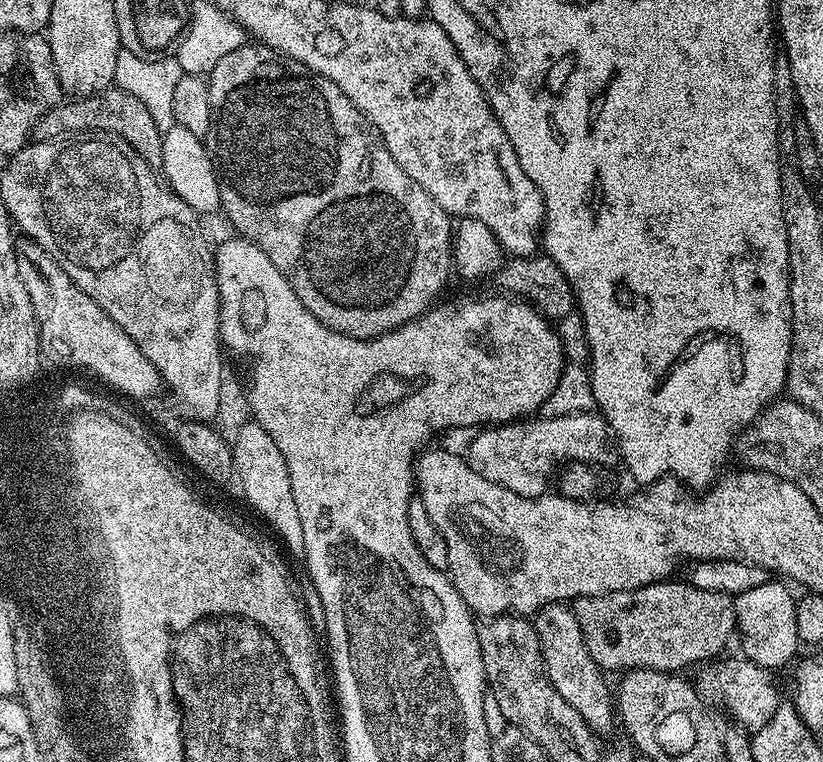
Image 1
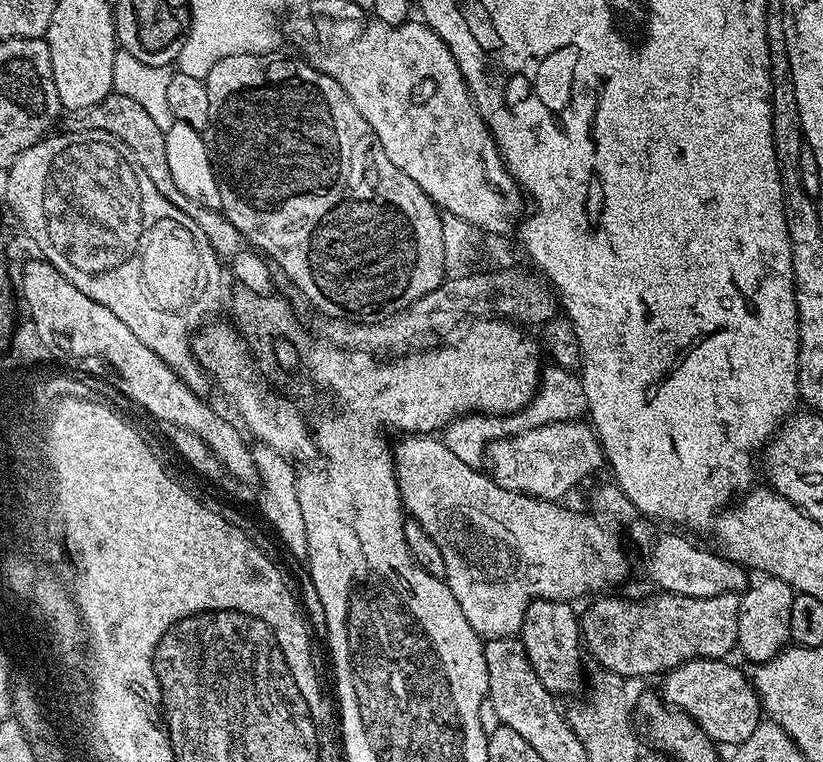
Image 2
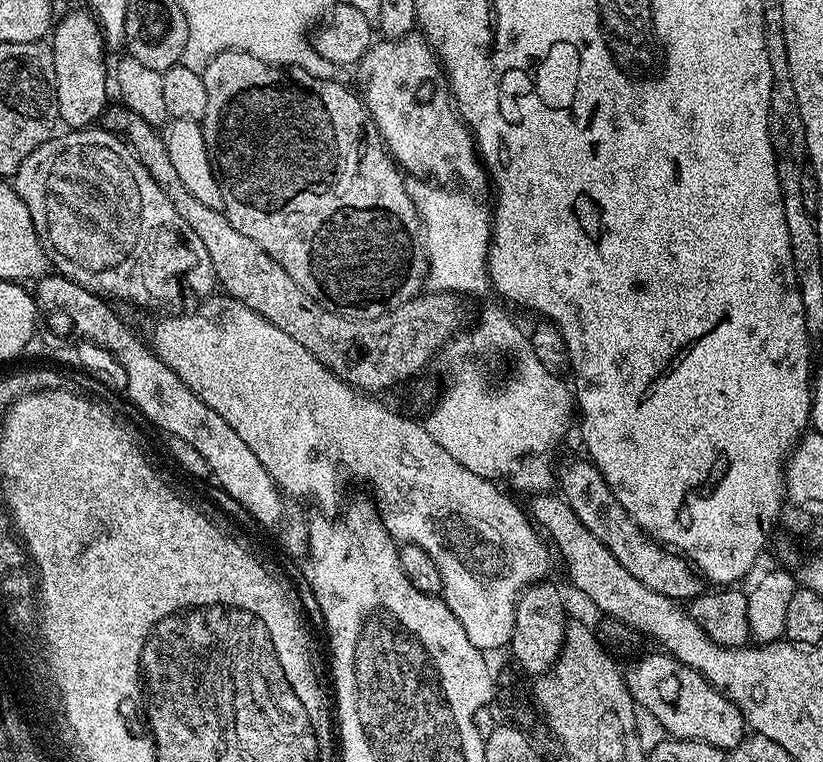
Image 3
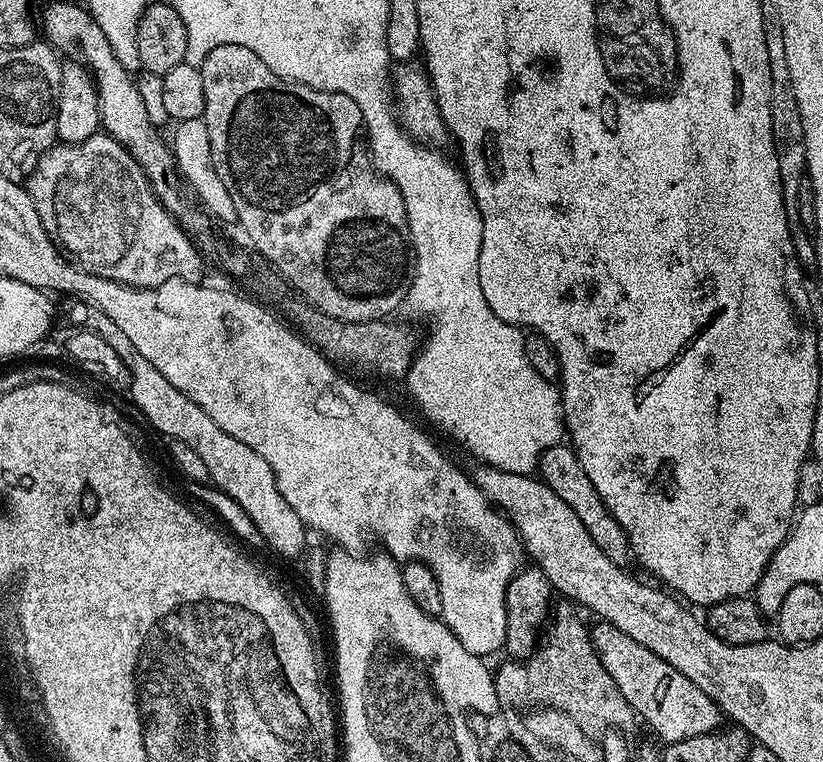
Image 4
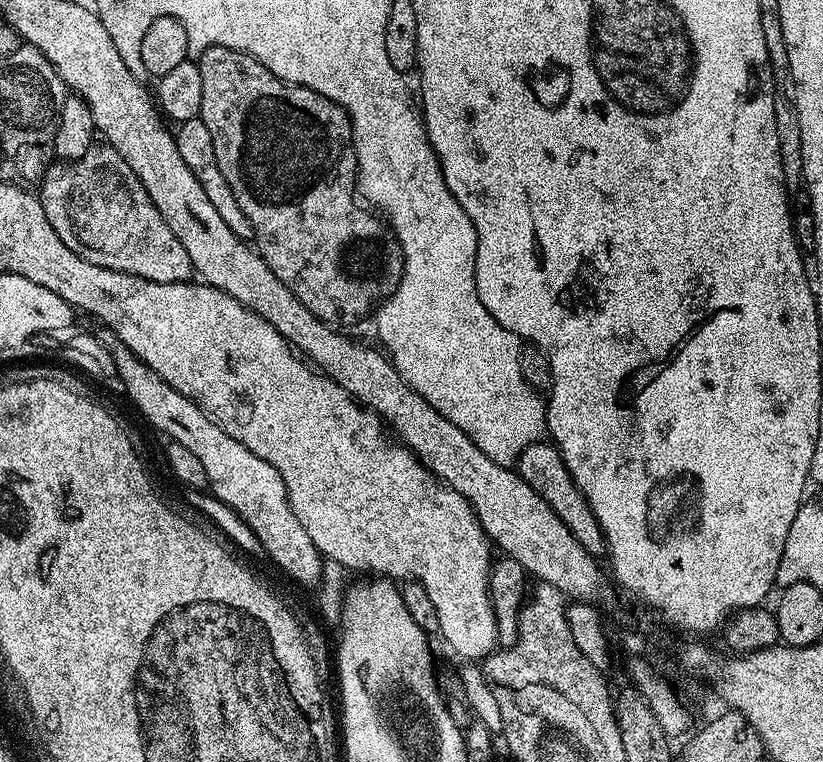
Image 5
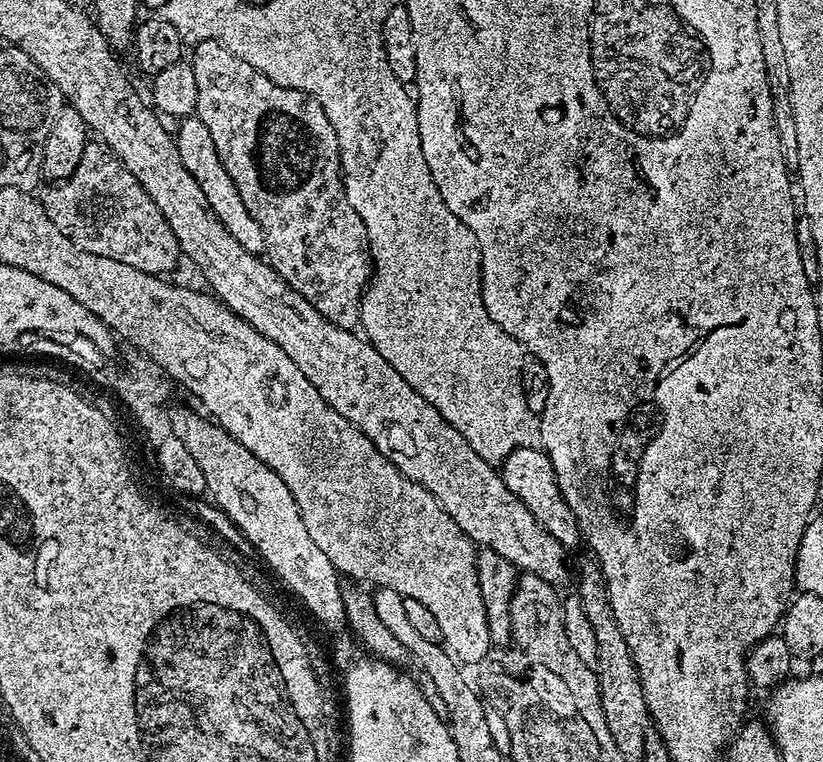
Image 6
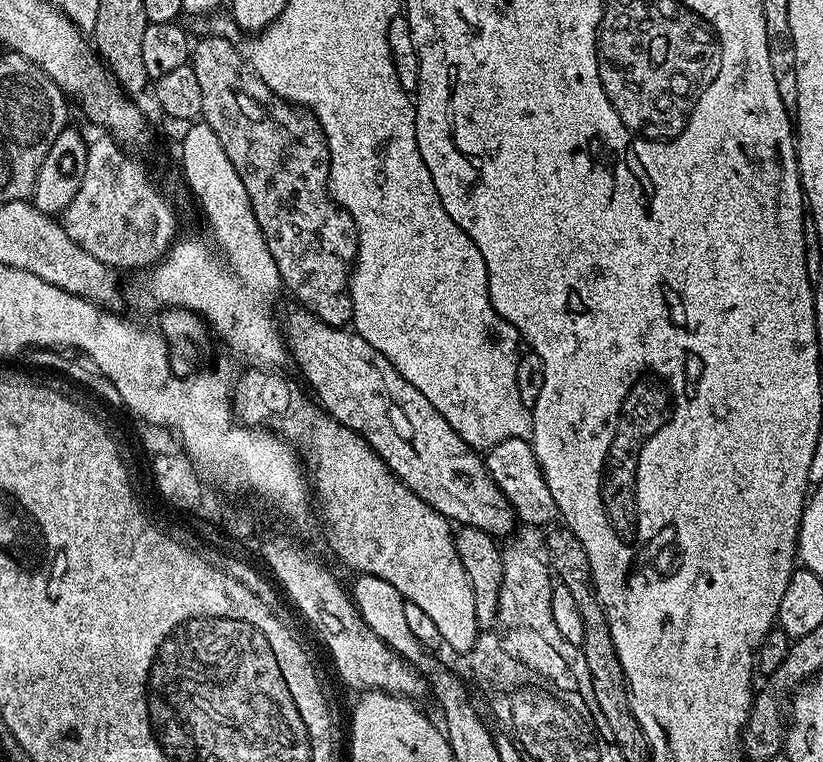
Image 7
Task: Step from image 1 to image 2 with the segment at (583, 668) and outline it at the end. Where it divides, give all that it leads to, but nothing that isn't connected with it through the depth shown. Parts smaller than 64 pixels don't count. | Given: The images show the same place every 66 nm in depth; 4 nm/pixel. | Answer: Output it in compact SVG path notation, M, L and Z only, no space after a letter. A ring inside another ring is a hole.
M532 600L518 633L533 670L546 690L553 694L570 691L580 672L580 620L577 610L572 608L575 607L567 600Z

